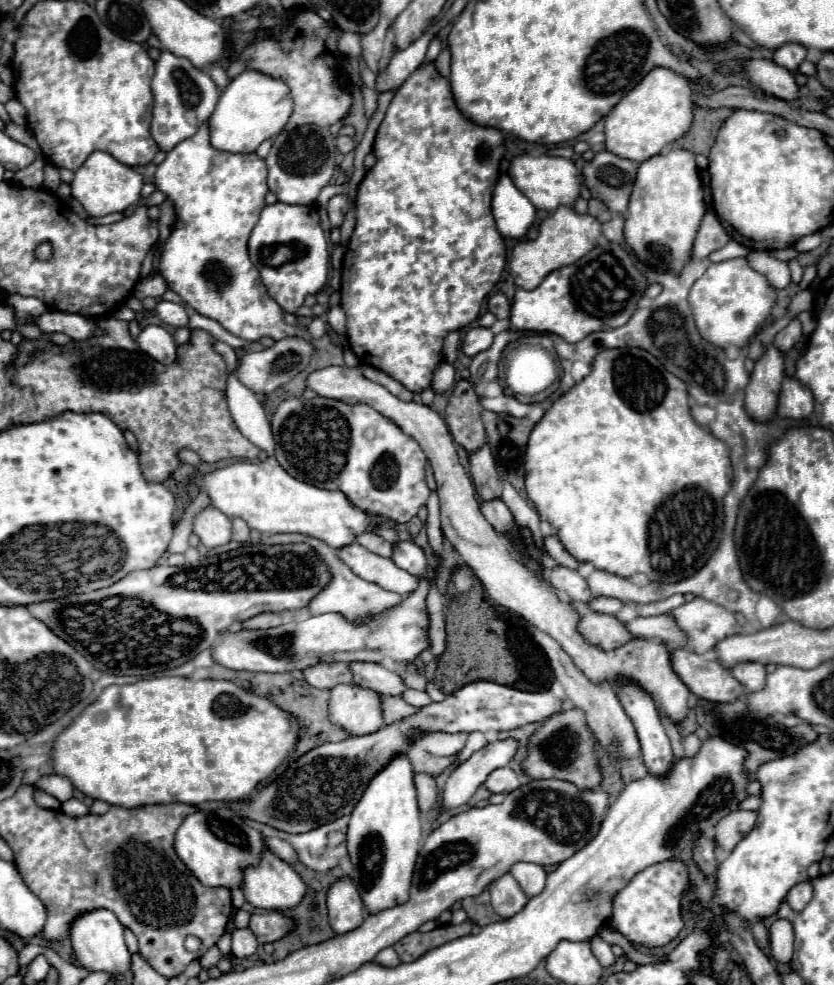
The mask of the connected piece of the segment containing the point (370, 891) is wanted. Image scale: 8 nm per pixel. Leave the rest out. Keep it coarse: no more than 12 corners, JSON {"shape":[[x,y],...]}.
{"shape":[[395,756],[347,832],[369,914],[409,900],[421,848],[413,768]]}

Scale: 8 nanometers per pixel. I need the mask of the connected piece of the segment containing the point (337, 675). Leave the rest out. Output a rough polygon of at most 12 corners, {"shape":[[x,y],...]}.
{"shape":[[319,662],[303,670],[305,682],[331,690],[353,684],[343,662]]}

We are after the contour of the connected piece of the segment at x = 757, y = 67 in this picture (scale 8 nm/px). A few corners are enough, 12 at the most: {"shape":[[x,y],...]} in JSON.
{"shape":[[749,60],[745,78],[781,100],[799,100],[799,86],[771,60]]}

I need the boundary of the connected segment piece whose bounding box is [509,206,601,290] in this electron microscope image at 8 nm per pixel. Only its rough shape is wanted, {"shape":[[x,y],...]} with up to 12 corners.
{"shape":[[557,208],[509,257],[515,284],[543,278],[597,246],[601,222]]}

